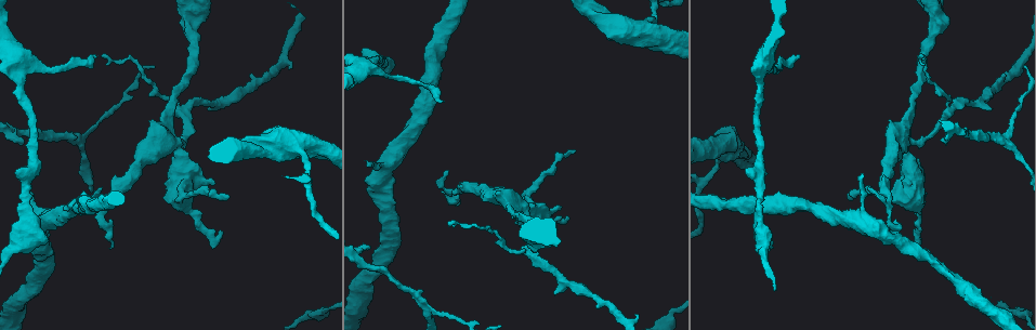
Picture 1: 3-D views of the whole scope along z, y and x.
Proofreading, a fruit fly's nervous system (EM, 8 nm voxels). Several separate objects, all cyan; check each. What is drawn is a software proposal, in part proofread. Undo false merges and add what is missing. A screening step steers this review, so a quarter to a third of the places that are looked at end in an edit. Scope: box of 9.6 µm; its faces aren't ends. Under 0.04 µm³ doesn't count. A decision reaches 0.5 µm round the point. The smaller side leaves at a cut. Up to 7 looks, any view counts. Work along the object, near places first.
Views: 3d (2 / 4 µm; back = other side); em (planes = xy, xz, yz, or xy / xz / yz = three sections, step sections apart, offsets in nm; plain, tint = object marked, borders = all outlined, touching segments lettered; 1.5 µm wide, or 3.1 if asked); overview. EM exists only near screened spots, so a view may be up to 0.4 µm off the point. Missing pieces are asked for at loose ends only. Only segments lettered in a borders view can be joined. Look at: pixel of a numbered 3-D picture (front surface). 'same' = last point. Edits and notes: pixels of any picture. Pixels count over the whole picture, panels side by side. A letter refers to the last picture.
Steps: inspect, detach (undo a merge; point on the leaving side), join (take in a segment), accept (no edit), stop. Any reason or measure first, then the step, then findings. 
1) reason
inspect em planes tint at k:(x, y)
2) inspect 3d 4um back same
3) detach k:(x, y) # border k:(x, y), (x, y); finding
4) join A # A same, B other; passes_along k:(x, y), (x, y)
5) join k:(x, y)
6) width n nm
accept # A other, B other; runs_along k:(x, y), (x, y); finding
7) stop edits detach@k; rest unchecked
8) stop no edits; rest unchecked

thin end
inspect em planes borders at 1:(228, 198)

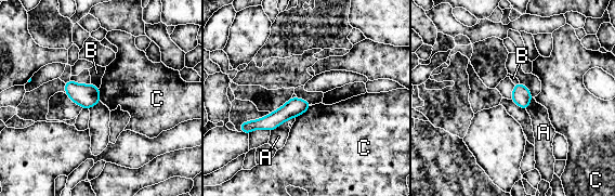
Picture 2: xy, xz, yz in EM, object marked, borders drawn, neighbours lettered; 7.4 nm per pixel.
longest_contact A 220 nm
accept # A other, B other, C other; runs_along 2:(306, 105), (247, 126); no lettered segment goes on from it

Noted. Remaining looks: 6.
looks like a crossing
inspect 3d 4um at 1:(176, 143)

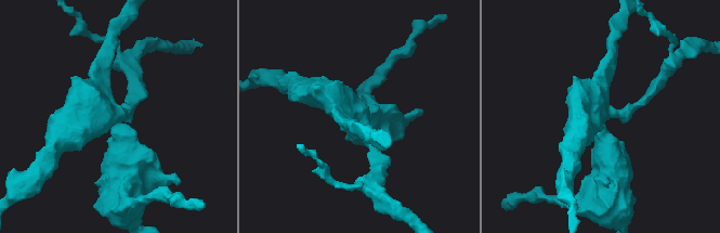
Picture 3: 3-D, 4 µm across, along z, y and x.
now the EM
inspect em yz step 8 borders at 3:(113, 117)

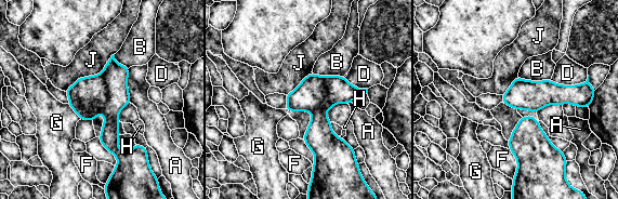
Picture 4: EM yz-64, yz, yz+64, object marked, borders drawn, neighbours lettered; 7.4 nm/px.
detach 4:(89, 95) # A other, B other, D other, F other, G other, H other, J other; a second neuron is stuck on

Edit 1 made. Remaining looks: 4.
inspect em planes plain at 1:(368, 165)

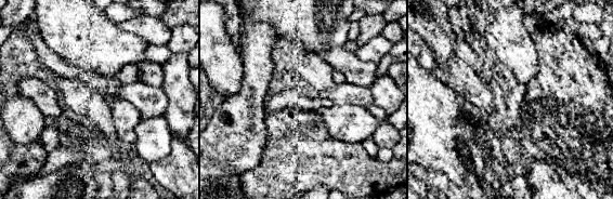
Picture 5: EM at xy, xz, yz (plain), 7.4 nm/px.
inspect em planes borders same

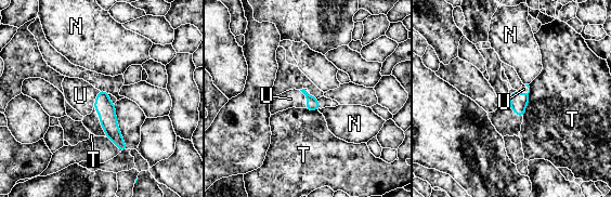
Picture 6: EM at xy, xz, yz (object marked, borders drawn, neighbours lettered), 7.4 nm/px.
longest_contact T 240 nm
join U # N other, T other, U same; the neuron continues

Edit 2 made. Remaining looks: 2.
stop edits detach@4, join@6; rest unchecked

